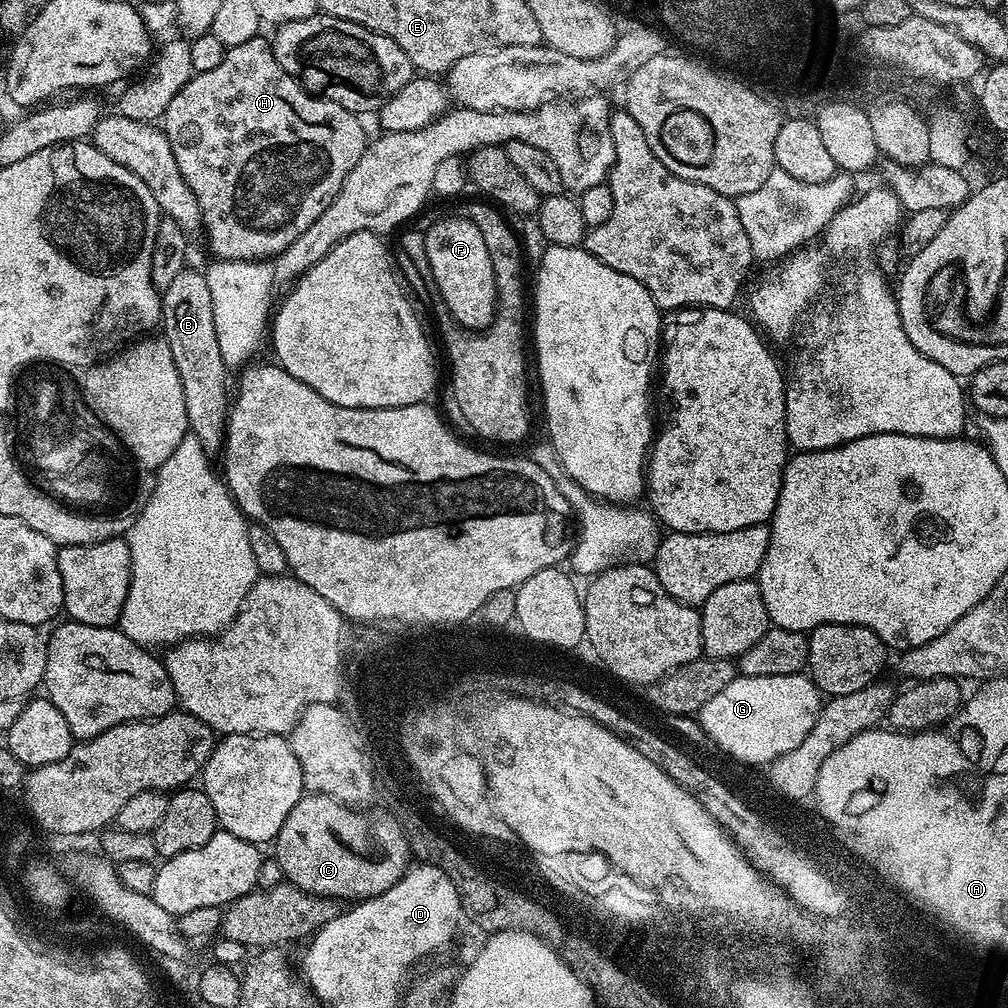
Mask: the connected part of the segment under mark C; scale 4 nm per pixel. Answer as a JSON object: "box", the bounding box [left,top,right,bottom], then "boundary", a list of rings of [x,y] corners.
{"box":[274,792,410,902],"boundary":[[[320,792],[305,794],[286,814],[274,841],[274,864],[287,883],[341,902],[369,900],[403,878],[410,867],[407,838],[393,816],[370,821],[337,807]]]}

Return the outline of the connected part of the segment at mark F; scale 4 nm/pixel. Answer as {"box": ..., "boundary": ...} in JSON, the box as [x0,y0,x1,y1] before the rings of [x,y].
{"box":[423,214,496,329],"boundary":[[[460,214],[434,221],[423,229],[423,234],[430,274],[438,282],[440,304],[466,329],[488,328],[496,317],[496,283],[486,240],[478,226],[467,215]]]}

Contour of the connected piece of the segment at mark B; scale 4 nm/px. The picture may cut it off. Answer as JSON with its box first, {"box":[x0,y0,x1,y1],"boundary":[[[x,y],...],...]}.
{"box":[160,266,230,454],"boundary":[[[186,266],[170,286],[162,290],[160,302],[162,338],[174,354],[178,378],[182,378],[182,398],[186,398],[186,418],[189,433],[209,454],[219,453],[224,446],[230,411],[228,363],[218,350],[218,334],[214,330],[214,306],[210,302],[210,286],[206,286],[204,272]]]}

